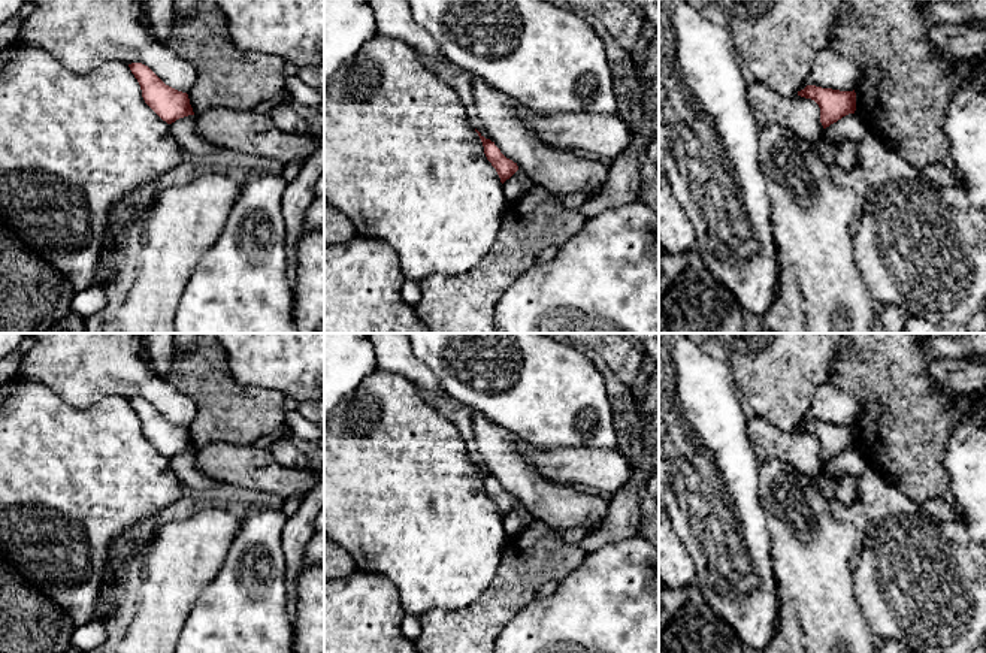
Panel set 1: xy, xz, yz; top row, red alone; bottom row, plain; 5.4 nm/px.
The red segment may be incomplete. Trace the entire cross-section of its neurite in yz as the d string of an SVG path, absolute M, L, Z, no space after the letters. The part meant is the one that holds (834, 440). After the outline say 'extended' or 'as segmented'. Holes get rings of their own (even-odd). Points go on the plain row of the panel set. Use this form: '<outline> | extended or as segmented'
M807 420L798 430L814 435L820 442L823 463L856 445L856 427Z | as segmented

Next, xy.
M142 397L128 399L137 414L145 438L167 459L179 453L194 450L187 427L166 420L148 400Z | as segmented

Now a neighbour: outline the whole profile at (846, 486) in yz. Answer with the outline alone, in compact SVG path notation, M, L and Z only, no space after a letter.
M844 472L832 480L835 484L835 496L840 504L852 505L859 501L859 483L858 478Z

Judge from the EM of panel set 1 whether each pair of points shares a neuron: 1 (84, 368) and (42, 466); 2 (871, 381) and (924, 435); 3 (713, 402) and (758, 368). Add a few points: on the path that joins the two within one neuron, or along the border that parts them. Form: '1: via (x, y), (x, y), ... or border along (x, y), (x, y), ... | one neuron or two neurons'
1: border along (41, 383), (78, 408), (88, 408), (103, 398) | two neurons
2: via (885, 395), (910, 422) | one neuron
3: border along (714, 357), (726, 365), (738, 389) | two neurons

